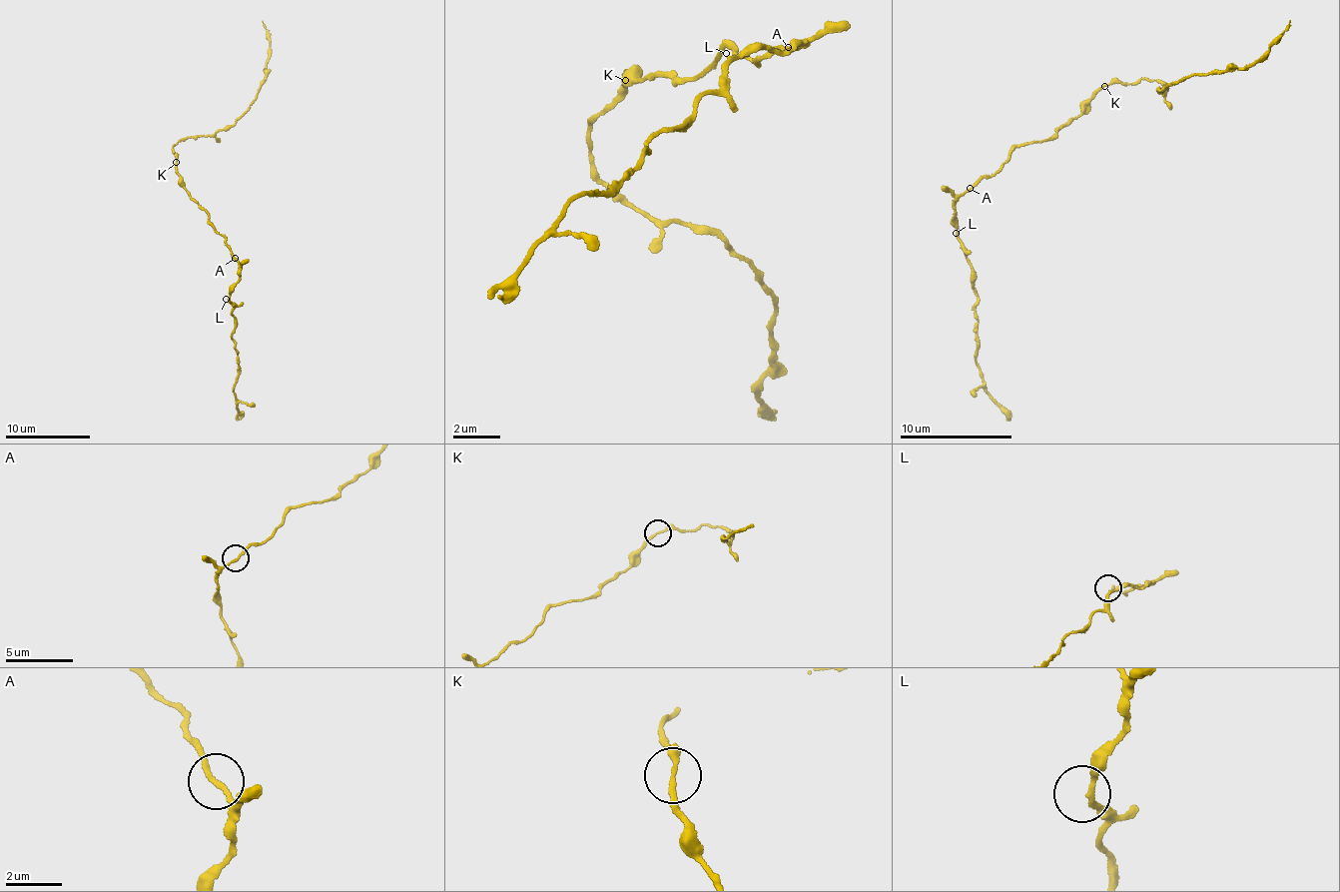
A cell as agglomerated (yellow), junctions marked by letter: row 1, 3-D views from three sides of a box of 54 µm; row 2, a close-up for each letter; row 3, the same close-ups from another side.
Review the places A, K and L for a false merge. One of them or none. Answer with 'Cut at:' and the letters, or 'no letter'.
Cut at: no letter

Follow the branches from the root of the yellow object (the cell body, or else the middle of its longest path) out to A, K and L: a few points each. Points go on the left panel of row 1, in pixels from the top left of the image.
A: (197, 204), (204, 209), (210, 225), (224, 237), (235, 258)
K: (197, 204), (189, 199), (180, 180), (177, 162)
L: (197, 204), (237, 258), (239, 281), (226, 299)

